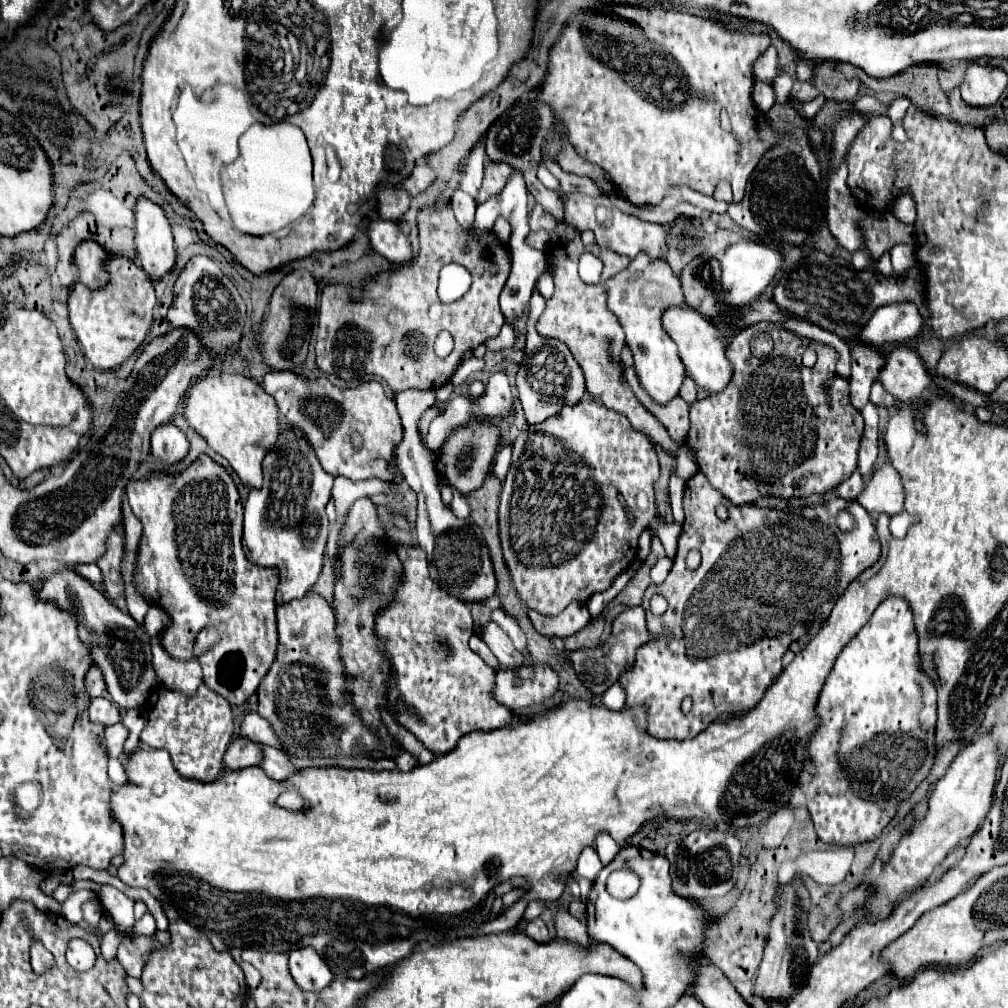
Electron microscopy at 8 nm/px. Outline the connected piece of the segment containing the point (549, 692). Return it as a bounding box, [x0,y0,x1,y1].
[492,665,558,709]

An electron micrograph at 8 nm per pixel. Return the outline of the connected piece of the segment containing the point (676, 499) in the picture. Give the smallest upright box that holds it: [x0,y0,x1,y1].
[670,473,684,525]

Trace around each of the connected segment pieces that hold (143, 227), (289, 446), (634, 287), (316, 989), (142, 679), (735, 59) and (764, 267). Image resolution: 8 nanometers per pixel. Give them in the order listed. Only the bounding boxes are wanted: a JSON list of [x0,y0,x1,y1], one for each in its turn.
[[136,197,176,281],[242,427,332,605],[604,263,686,403],[290,947,334,993],[42,569,156,709],[538,9,782,205],[720,241,782,307]]

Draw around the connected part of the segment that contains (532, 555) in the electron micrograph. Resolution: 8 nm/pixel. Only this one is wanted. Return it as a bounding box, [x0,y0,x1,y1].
[500,397,658,617]

